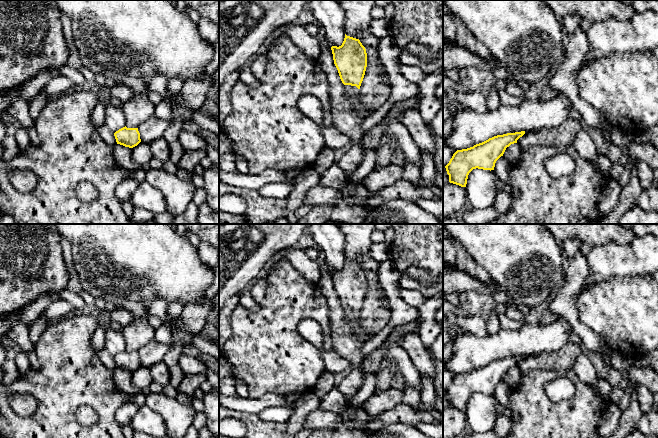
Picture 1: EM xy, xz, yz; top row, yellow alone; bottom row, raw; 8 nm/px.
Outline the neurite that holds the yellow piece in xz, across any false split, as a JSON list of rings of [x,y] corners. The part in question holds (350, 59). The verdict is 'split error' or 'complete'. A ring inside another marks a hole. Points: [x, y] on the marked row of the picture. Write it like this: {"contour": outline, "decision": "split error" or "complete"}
{"contour": [[[347,36],[341,46],[331,47],[334,64],[340,79],[344,84],[346,96],[353,105],[353,109],[366,118],[371,111],[360,100],[359,92],[367,67],[367,53],[359,39]]], "decision": "split error"}

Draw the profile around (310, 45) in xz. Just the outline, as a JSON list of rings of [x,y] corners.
[[[293,23],[286,31],[285,35],[288,36],[294,44],[306,54],[307,57],[317,61],[321,53],[321,44],[316,37],[311,36],[306,32],[304,26]]]

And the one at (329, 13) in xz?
[[[309,0],[313,16],[325,30],[326,40],[332,46],[341,46],[344,38],[345,12],[337,0]]]

